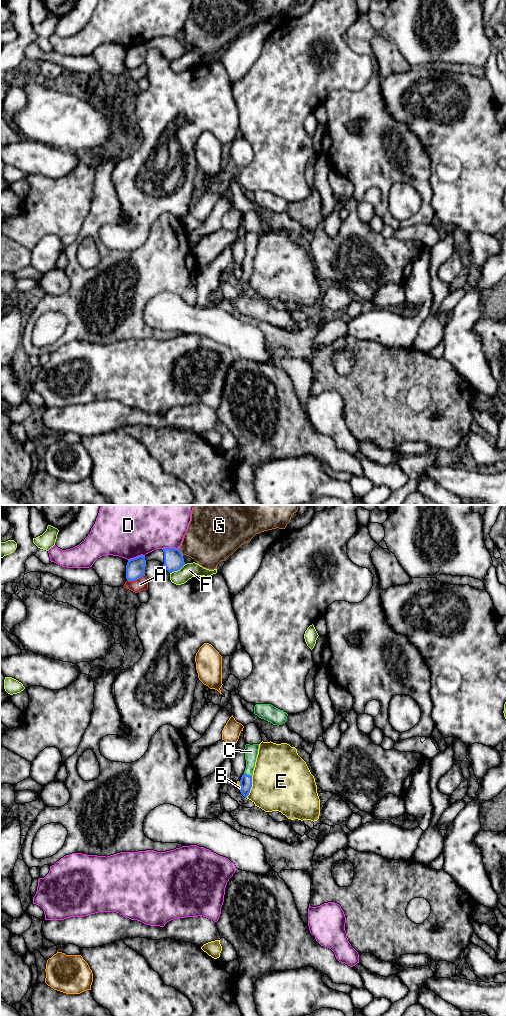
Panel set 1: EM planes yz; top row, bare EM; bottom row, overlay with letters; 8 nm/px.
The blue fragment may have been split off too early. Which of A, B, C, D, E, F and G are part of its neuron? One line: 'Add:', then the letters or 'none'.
Add: C

